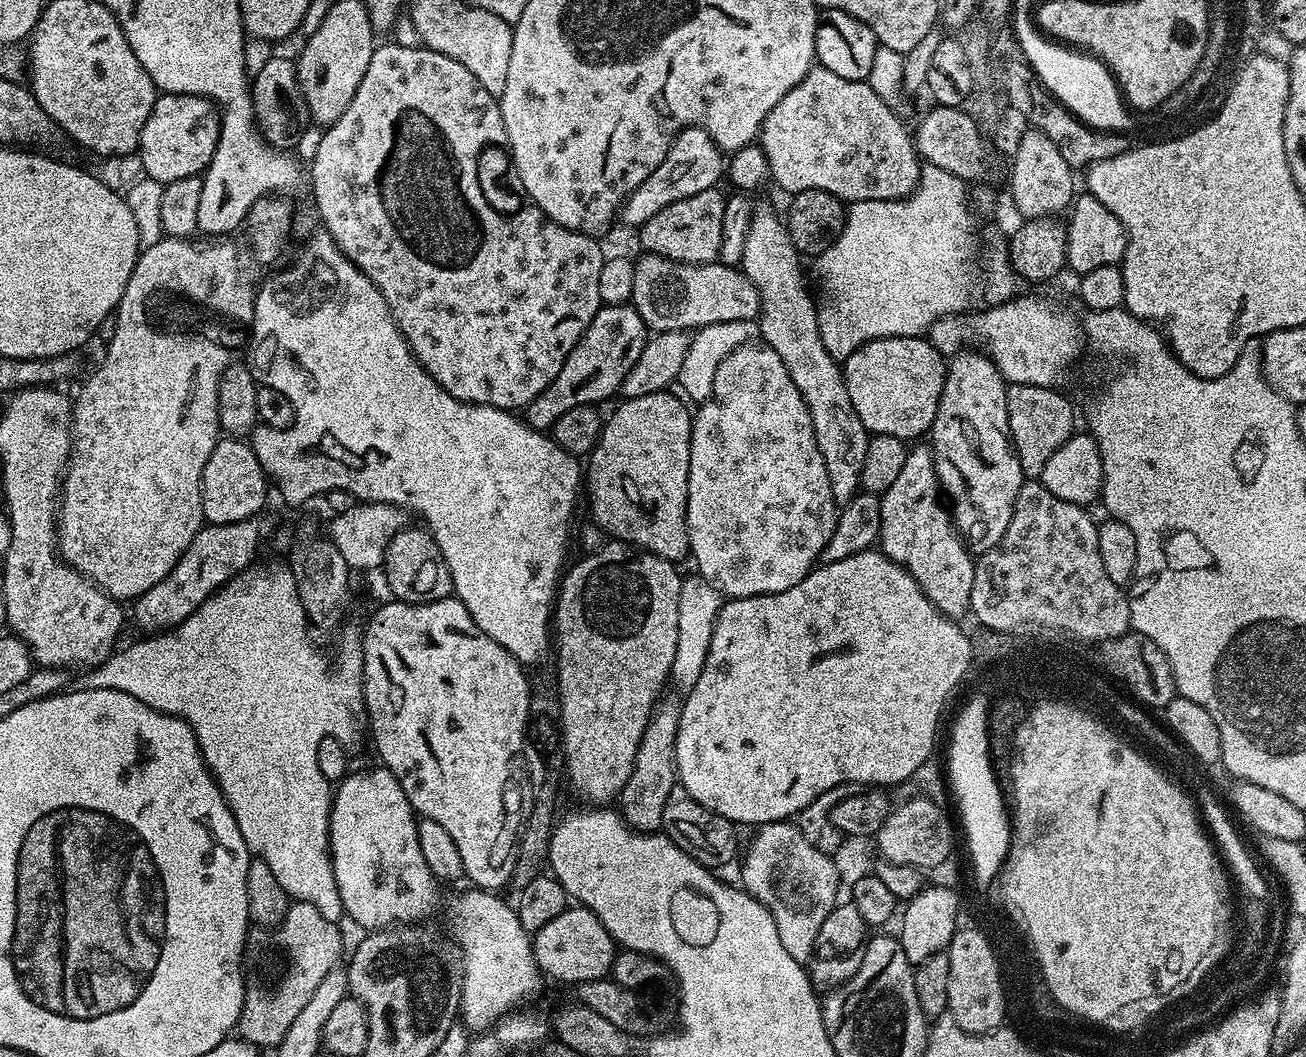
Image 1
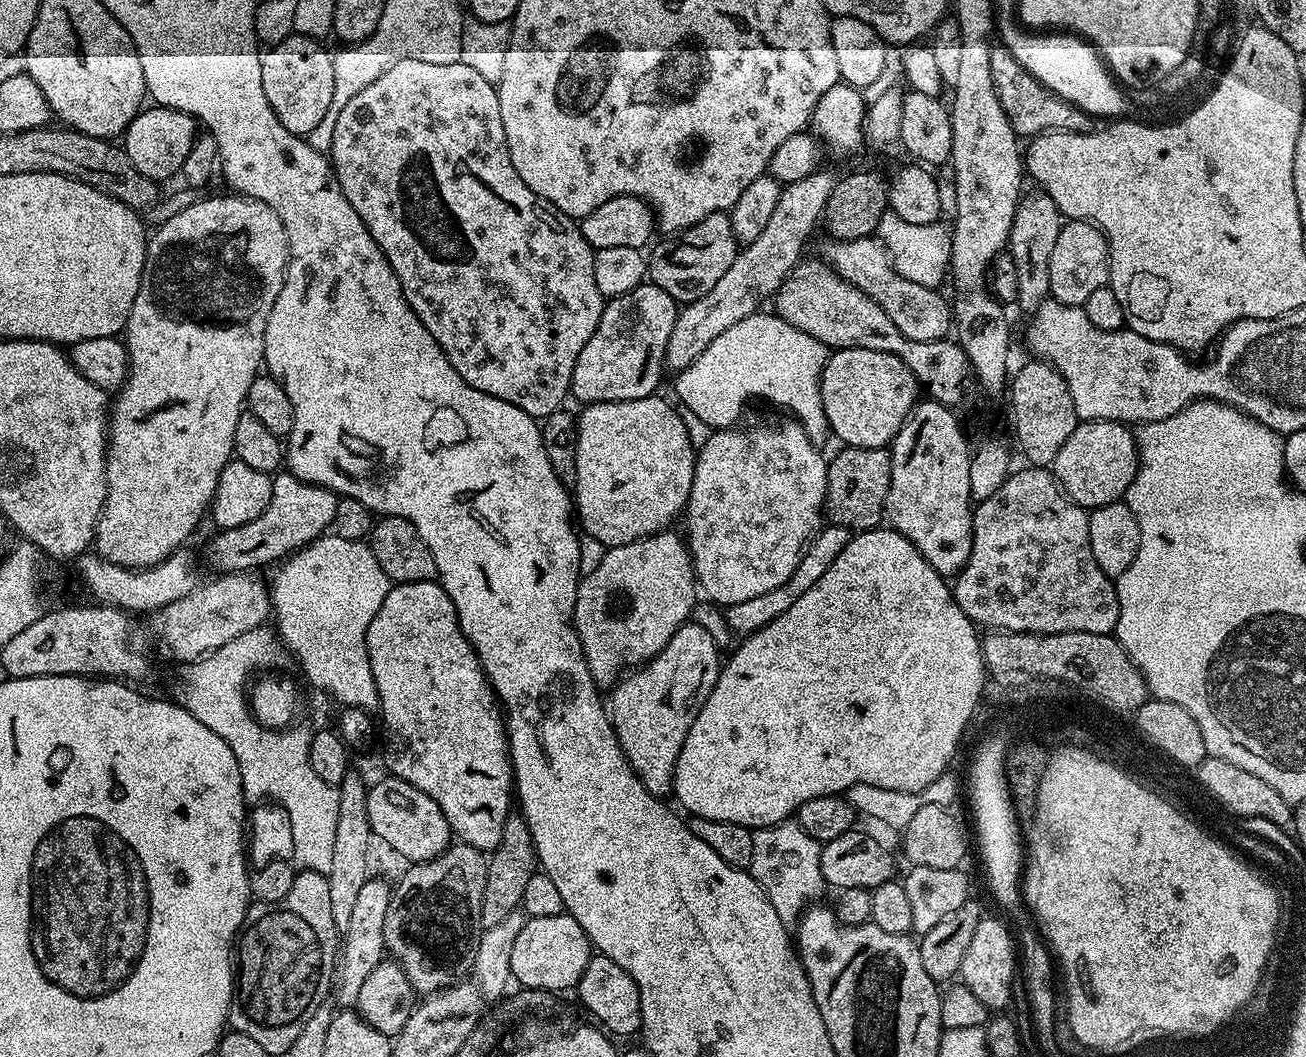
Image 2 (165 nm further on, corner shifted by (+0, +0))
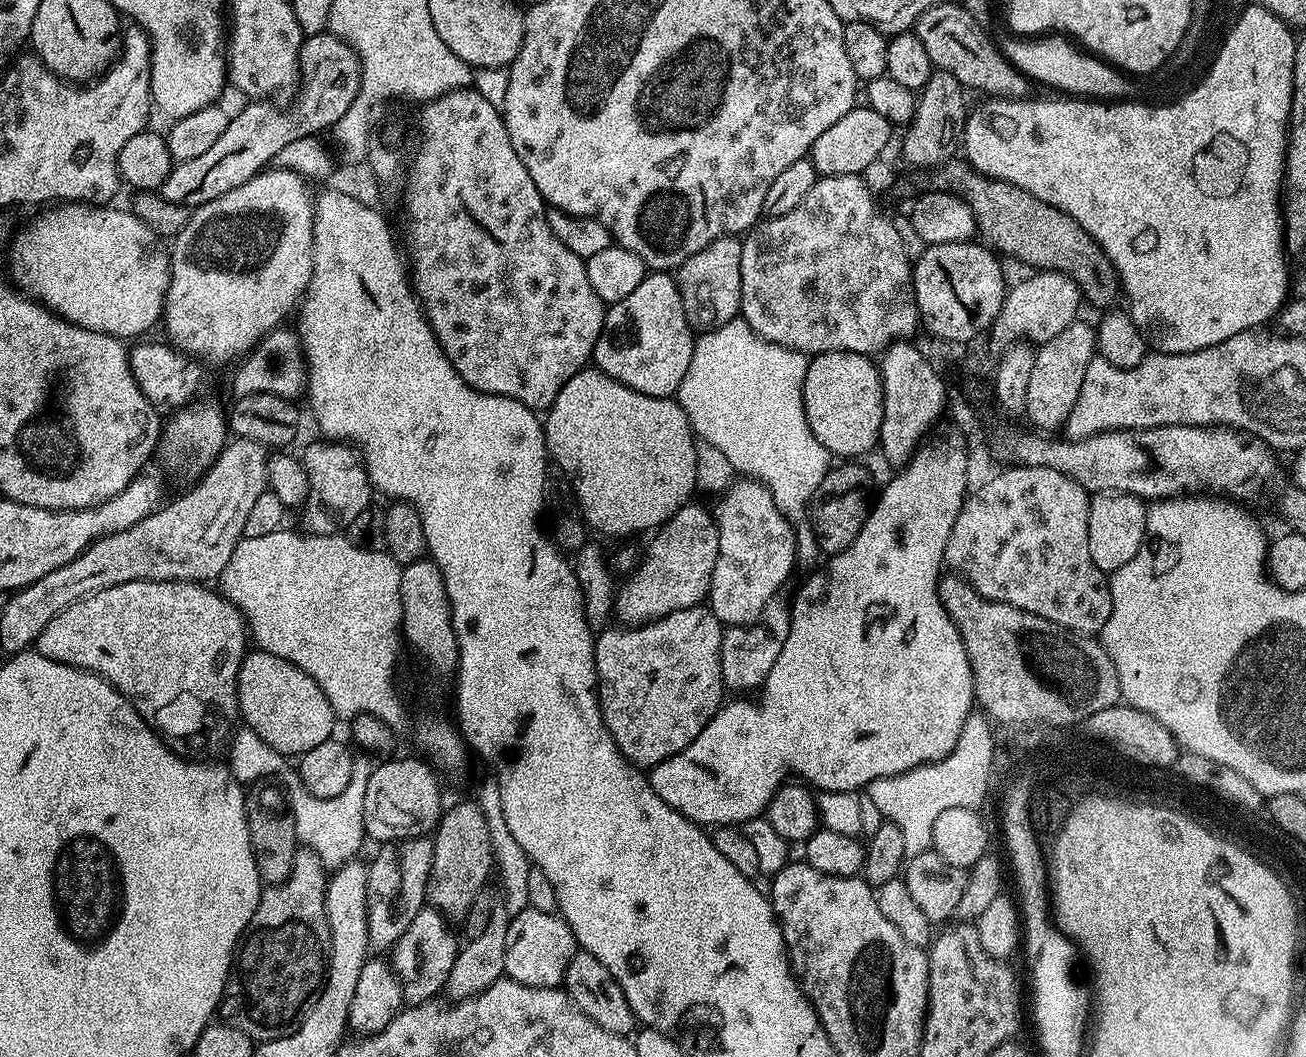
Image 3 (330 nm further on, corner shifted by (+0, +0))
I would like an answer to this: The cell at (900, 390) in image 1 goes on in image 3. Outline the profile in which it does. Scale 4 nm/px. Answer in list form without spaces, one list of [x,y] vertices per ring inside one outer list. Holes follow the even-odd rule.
[[[857,352],[813,355],[804,379],[804,409],[814,438],[818,438],[833,457],[860,458],[863,452],[875,449],[880,438],[884,391],[879,367]]]

